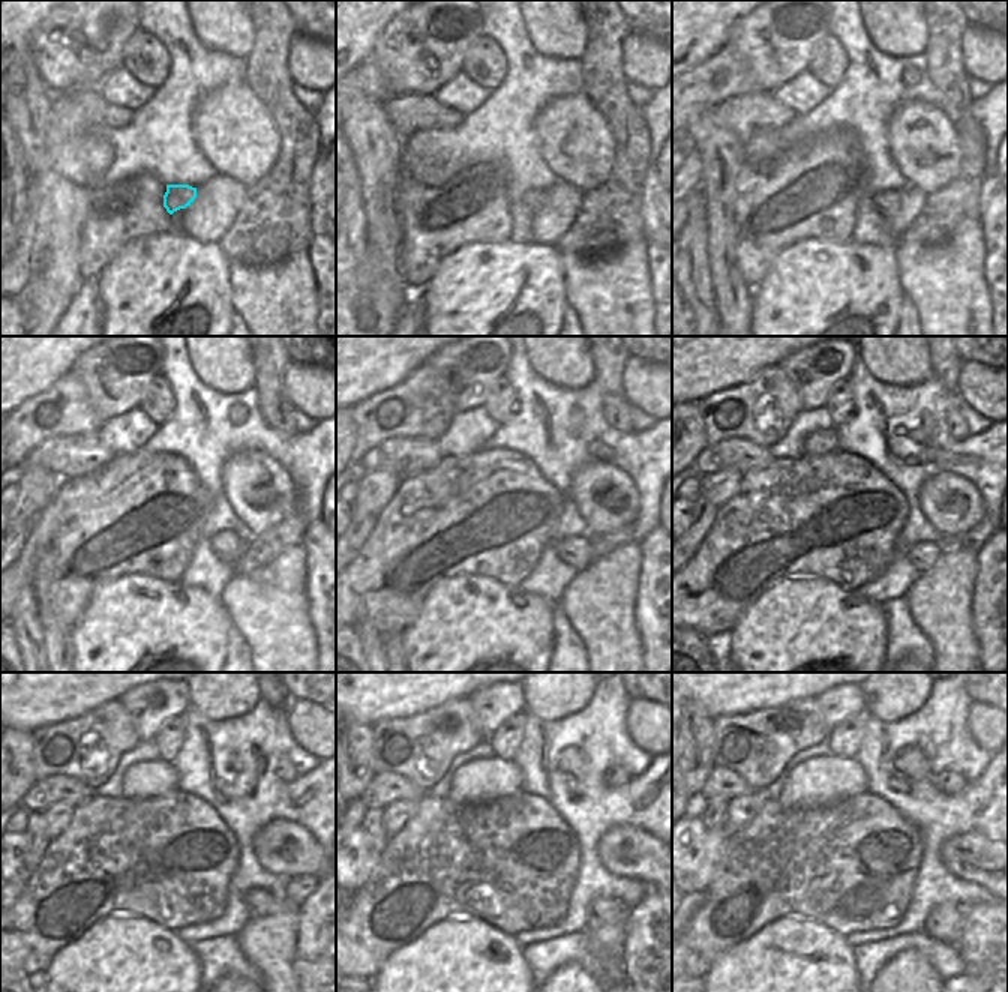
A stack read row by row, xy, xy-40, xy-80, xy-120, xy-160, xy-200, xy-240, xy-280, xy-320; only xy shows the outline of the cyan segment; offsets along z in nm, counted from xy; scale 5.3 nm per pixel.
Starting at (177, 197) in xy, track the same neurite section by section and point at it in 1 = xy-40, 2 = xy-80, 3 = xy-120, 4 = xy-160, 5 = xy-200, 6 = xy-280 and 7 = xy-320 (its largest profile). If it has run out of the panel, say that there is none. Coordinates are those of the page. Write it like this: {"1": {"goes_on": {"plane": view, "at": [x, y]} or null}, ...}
{"1": {"goes_on": {"plane": "xy-40", "at": [534, 198]}}, "2": {"goes_on": {"plane": "xy-80", "at": [888, 201]}}, "3": {"goes_on": {"plane": "xy-120", "at": [227, 545]}}, "4": {"goes_on": {"plane": "xy-160", "at": [578, 551]}}, "5": {"goes_on": {"plane": "xy-200", "at": [923, 554]}}, "6": {"goes_on": {"plane": "xy-280", "at": [603, 911]}}, "7": {"goes_on": {"plane": "xy-320", "at": [945, 922]}}}

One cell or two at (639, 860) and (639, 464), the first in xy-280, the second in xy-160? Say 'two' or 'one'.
two

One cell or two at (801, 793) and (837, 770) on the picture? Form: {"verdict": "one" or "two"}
{"verdict": "one"}

